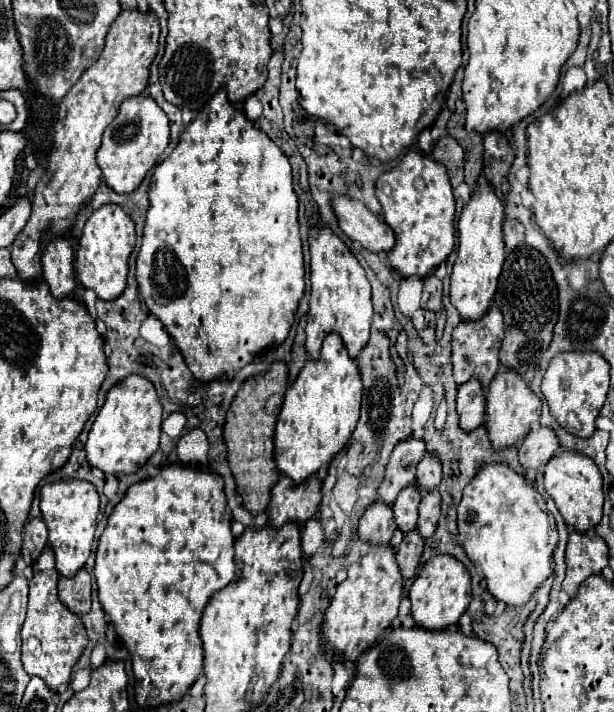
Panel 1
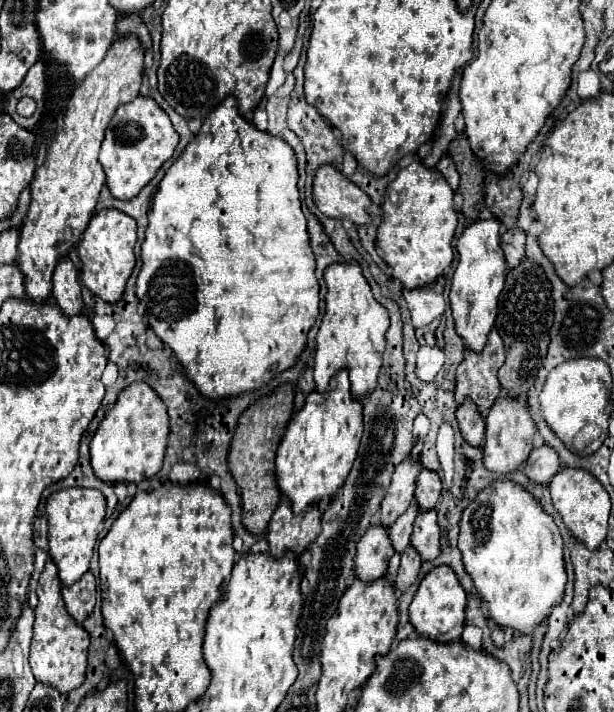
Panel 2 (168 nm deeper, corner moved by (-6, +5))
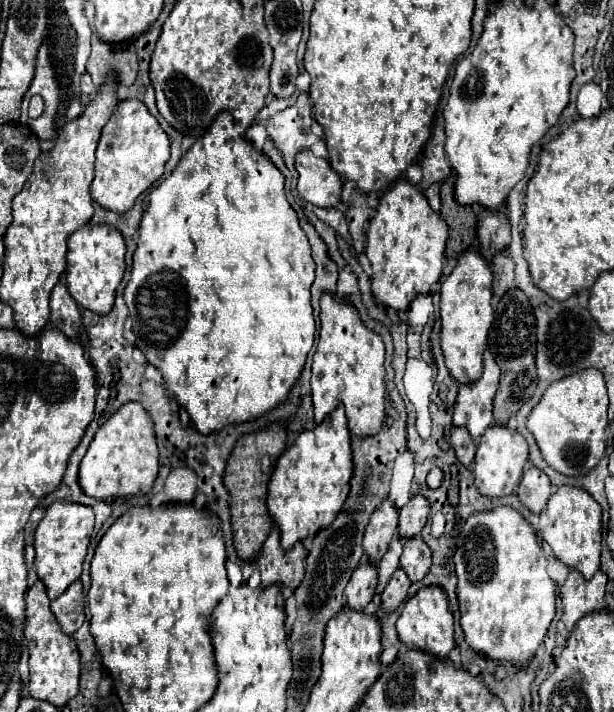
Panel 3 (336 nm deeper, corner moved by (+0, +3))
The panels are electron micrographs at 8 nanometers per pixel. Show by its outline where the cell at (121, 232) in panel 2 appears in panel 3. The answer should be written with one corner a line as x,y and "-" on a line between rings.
86,224
78,228
70,240
68,240
68,266
66,266
66,286
72,298
96,312
96,314
108,314
114,306
116,286
122,282
124,276
124,254
126,244
120,232
116,228
108,228
106,224

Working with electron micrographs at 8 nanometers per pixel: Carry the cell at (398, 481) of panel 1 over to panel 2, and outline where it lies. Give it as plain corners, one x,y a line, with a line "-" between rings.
408,458
406,462
402,462
396,468
396,472
392,476
392,484
386,492
386,498
382,500
382,510
380,510
380,524
384,528
390,528
414,500
416,476
420,474
420,470
422,470
422,466
414,458

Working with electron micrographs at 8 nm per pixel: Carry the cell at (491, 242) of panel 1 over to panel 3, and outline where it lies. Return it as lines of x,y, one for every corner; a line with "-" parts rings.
476,248
466,250
458,256
458,266
442,284
442,334
440,344
446,358
446,366
454,380
458,382
474,382
482,374
482,352
486,348
488,330
494,320
492,310
492,264
476,252

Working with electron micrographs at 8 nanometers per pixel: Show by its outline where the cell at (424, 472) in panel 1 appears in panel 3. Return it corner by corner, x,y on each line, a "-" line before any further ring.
416,494
410,498
410,502
400,510
400,520
398,520
398,534
402,538
412,538
418,536
422,526
426,524
426,518
430,514
430,502
428,498

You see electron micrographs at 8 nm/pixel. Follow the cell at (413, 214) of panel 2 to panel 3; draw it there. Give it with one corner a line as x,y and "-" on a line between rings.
400,180
388,188
376,208
376,216
370,220
366,258
372,264
372,294
374,298
402,312
410,306
414,296
428,294
430,286
438,282
442,274
442,256
446,248
448,226
434,212
426,196
410,180

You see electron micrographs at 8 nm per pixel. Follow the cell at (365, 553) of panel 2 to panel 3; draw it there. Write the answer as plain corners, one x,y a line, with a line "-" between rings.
364,560
354,568
352,578
344,590
346,604
354,610
364,610
366,604
376,594
376,586
378,586
378,566
368,564
368,560

